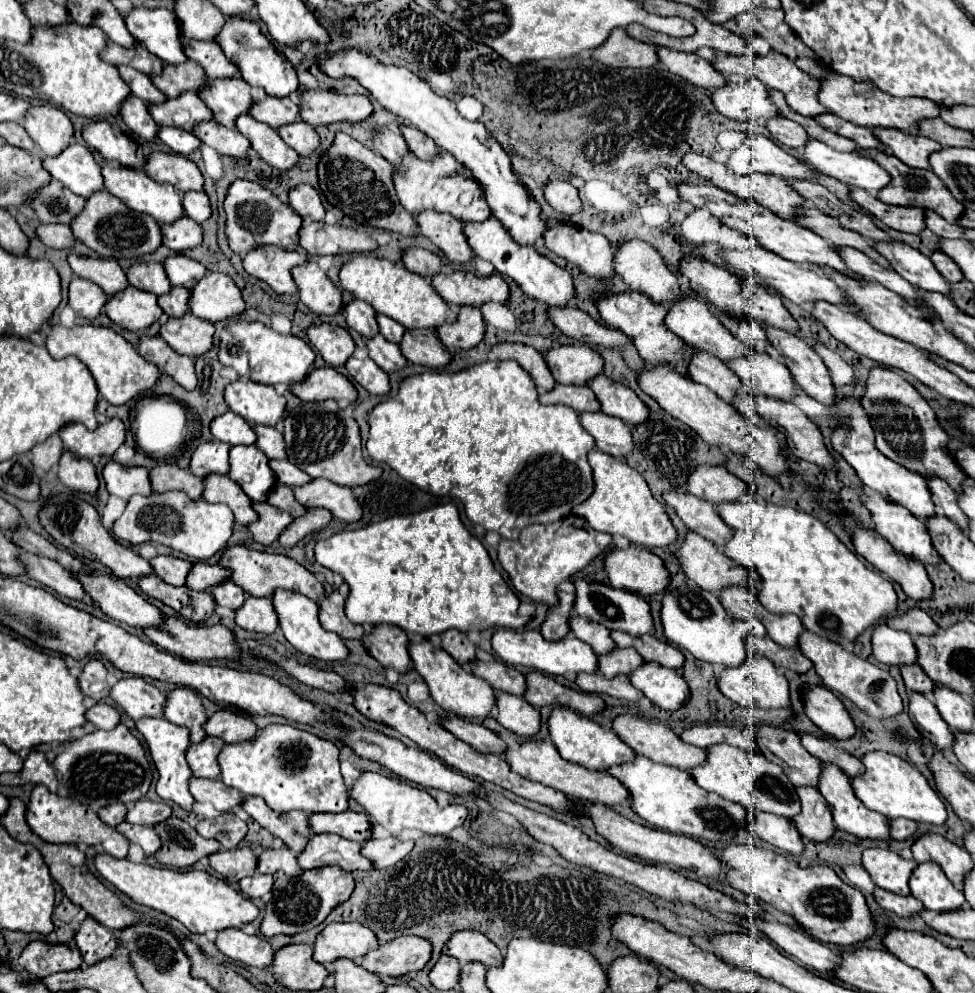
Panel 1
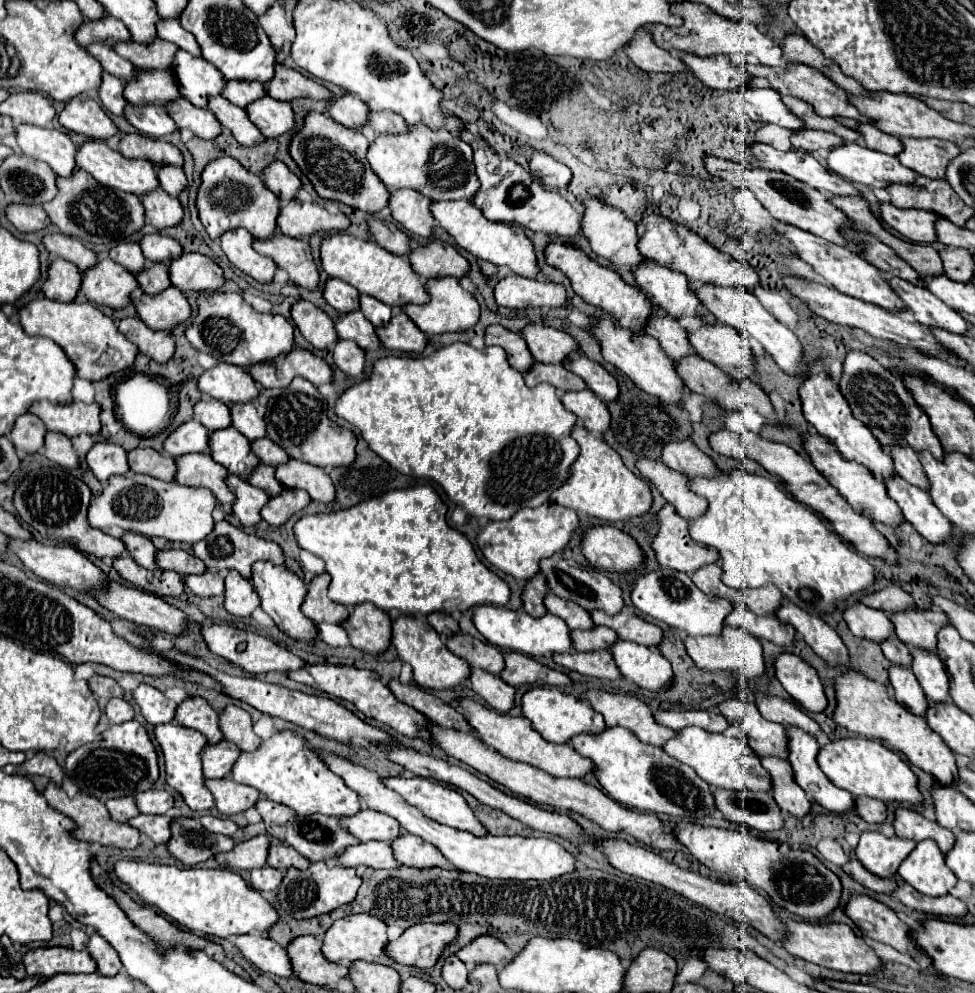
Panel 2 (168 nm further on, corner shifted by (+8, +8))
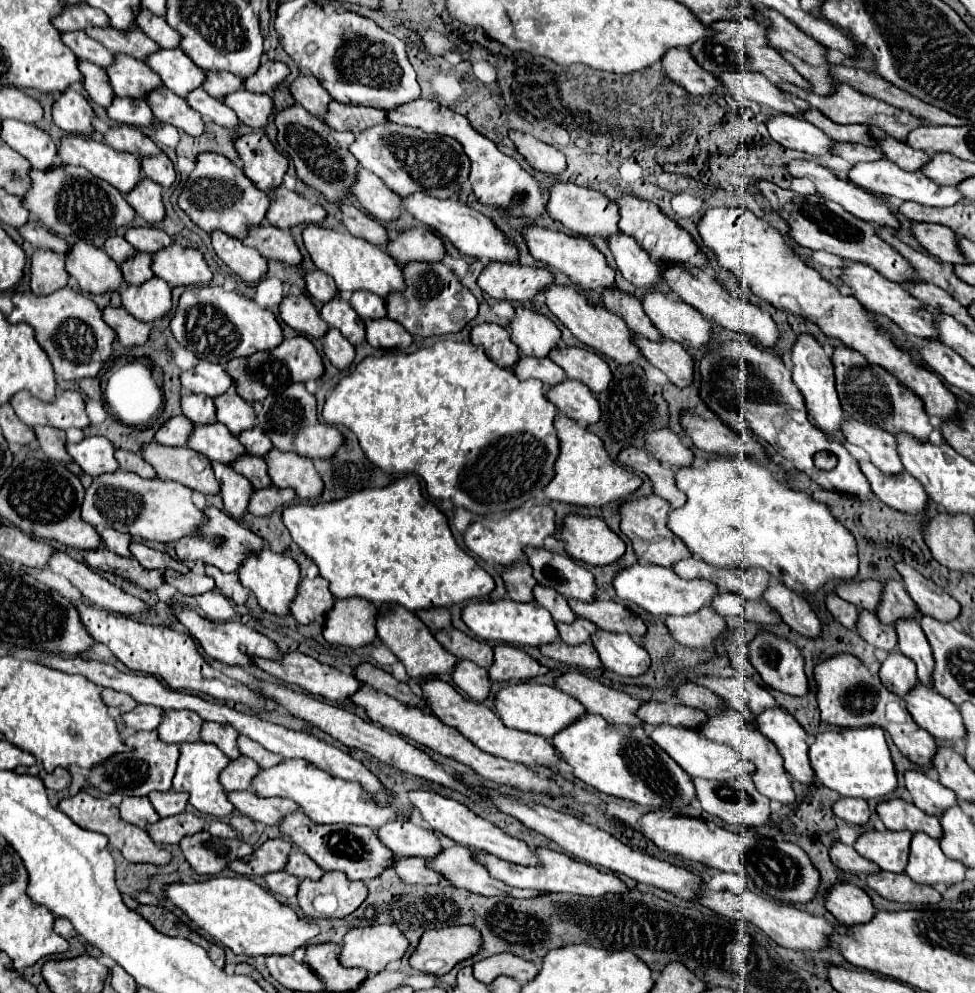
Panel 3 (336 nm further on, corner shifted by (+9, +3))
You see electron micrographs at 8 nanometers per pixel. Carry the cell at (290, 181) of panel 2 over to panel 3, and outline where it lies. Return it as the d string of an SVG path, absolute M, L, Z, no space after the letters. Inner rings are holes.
M253 131L233 141L239 159L243 161L243 173L265 193L283 183L287 171L287 157L275 149L265 131Z

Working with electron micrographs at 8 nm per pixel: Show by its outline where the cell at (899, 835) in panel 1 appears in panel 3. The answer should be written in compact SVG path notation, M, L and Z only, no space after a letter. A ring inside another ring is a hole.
M839 797L833 805L831 805L833 813L841 819L845 819L847 823L853 823L853 825L865 825L869 821L869 807L867 807L867 801L863 799L855 799L855 797Z

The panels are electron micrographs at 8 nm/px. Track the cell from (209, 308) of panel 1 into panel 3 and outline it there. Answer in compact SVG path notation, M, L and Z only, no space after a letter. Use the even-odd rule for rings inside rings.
M175 241L167 249L159 249L157 253L153 253L151 269L157 277L167 281L171 287L209 283L213 277L201 251L181 247Z

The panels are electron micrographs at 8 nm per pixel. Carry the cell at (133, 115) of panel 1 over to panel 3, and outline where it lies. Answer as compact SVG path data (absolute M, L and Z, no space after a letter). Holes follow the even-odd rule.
M79 61L79 71L83 75L83 87L87 91L87 95L101 107L107 107L113 101L113 93L111 93L111 85L107 81L107 73L105 69L93 65L91 61Z

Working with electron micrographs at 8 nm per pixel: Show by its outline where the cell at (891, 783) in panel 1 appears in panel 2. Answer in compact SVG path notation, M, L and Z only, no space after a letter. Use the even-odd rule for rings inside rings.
M842 738L842 740L830 742L830 744L820 748L818 764L820 764L822 772L832 780L832 784L836 784L842 790L848 790L852 796L868 796L868 798L884 800L884 802L908 802L908 804L914 804L914 806L920 806L922 800L924 800L924 796L918 788L916 774L898 756L898 752L886 748L882 742L874 742L874 740L866 740L866 738Z

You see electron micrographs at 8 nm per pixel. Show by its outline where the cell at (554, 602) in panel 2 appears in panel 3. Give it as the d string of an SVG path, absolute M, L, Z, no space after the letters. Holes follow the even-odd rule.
M537 583L535 589L533 589L533 597L535 597L535 601L539 605L543 605L551 613L553 621L557 621L557 623L571 623L571 621L575 621L575 613L571 611L567 599L563 599L555 589Z

